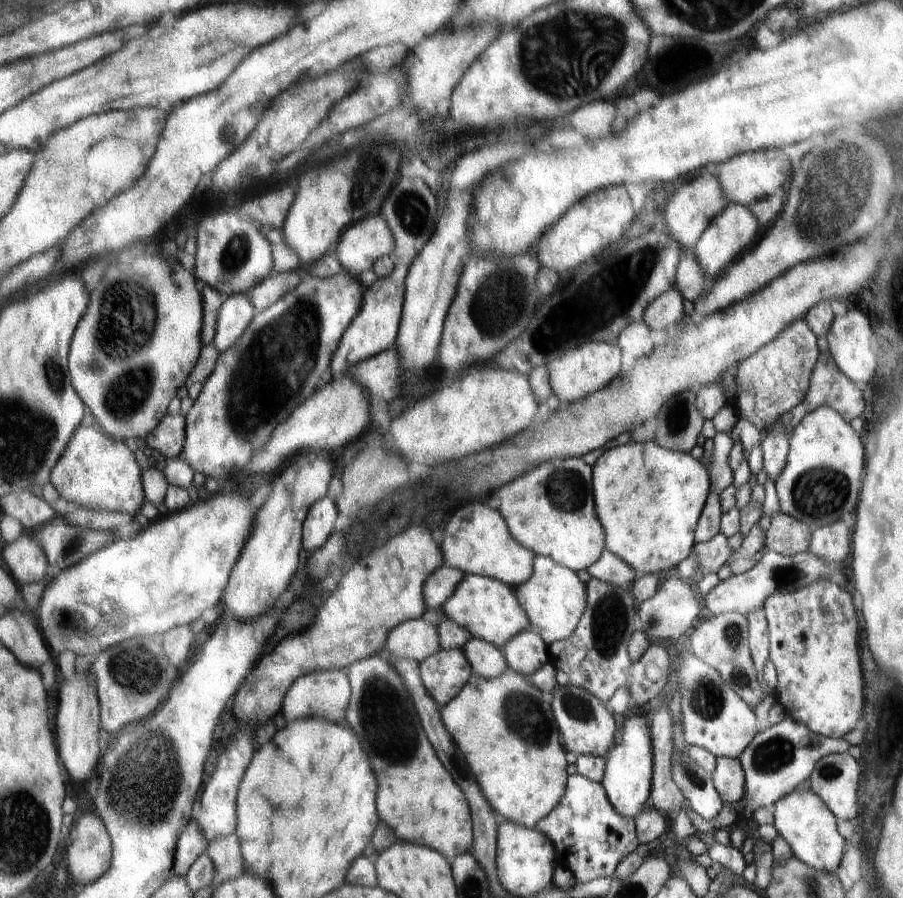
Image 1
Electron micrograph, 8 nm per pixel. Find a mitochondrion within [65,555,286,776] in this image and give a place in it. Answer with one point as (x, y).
(132, 668)

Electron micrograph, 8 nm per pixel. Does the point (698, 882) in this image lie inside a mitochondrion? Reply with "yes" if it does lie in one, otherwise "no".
no

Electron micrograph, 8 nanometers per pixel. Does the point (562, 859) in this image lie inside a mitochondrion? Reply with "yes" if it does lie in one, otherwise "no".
no

